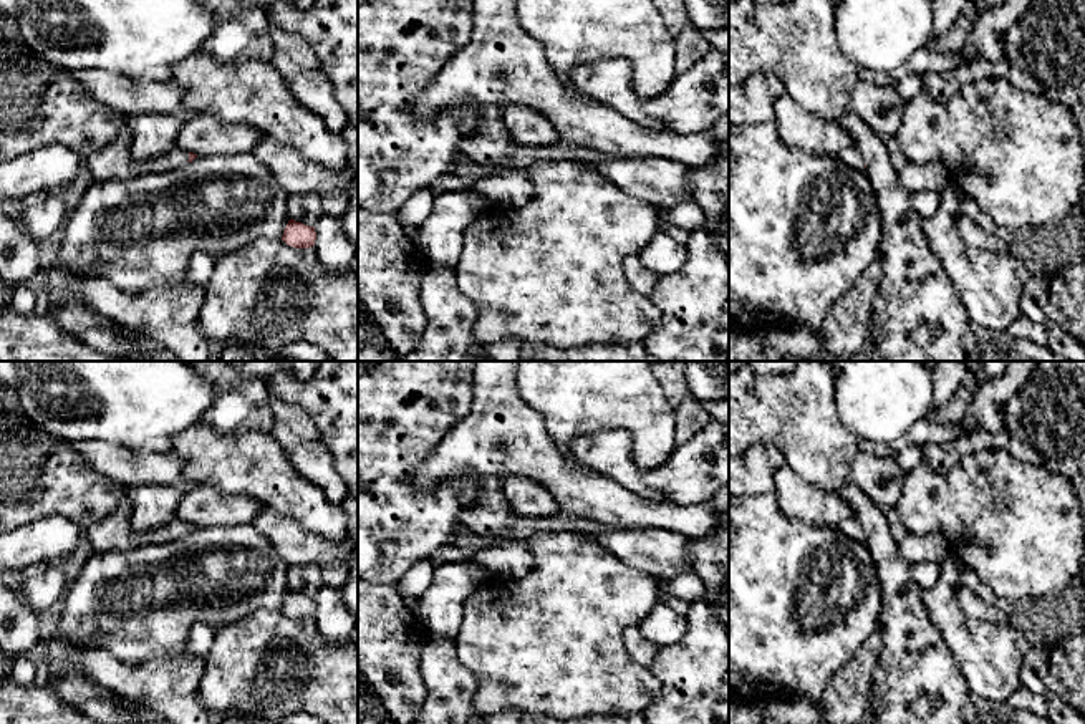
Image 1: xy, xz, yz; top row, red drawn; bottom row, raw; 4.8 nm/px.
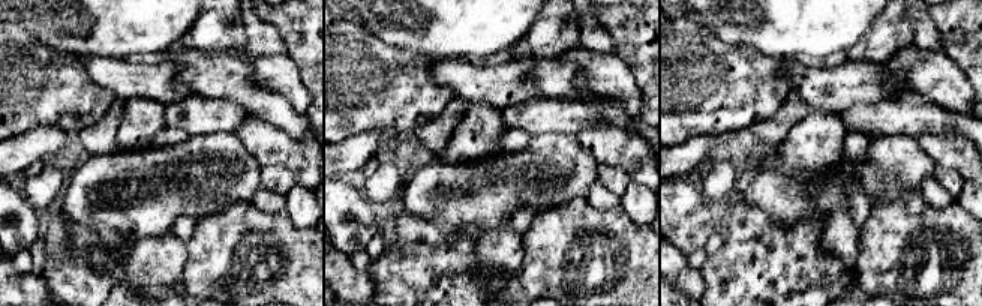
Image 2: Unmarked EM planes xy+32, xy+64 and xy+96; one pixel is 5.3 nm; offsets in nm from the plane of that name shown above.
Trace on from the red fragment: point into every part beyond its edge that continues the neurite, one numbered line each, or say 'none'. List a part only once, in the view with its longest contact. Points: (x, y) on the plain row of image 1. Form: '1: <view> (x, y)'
1: xy (113, 534)

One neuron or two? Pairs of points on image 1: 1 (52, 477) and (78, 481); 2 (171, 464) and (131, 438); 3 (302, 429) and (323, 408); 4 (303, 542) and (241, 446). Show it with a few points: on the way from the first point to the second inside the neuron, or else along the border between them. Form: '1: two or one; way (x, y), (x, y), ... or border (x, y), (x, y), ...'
1: one; way (58, 479), (72, 481)
2: two; border (95, 439), (105, 439), (133, 449)
3: two; border (279, 398), (302, 408), (310, 416), (320, 441)
4: two; border (265, 506), (323, 537)

